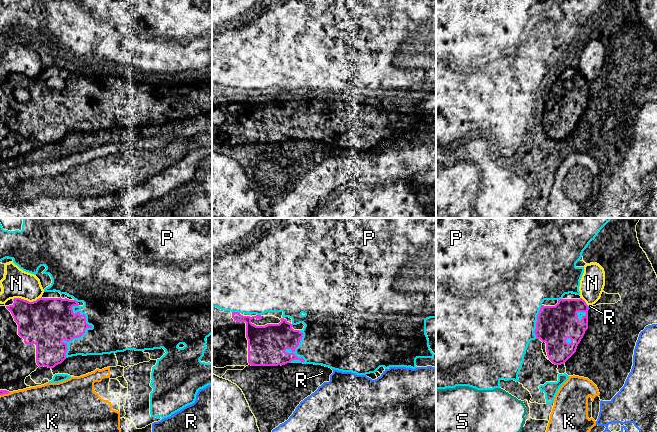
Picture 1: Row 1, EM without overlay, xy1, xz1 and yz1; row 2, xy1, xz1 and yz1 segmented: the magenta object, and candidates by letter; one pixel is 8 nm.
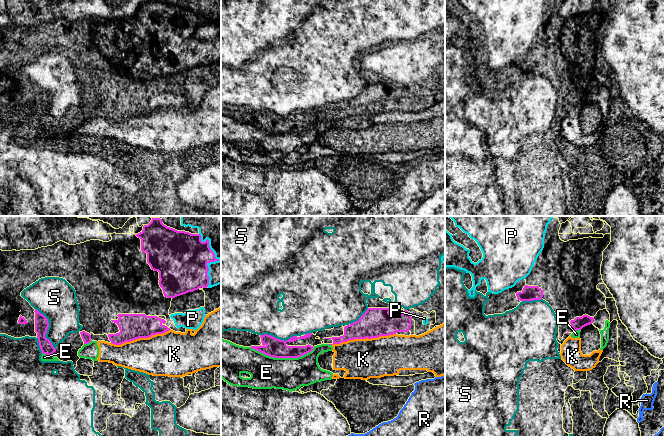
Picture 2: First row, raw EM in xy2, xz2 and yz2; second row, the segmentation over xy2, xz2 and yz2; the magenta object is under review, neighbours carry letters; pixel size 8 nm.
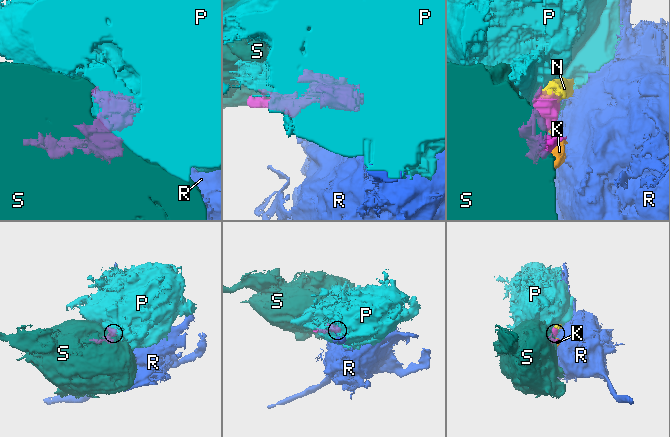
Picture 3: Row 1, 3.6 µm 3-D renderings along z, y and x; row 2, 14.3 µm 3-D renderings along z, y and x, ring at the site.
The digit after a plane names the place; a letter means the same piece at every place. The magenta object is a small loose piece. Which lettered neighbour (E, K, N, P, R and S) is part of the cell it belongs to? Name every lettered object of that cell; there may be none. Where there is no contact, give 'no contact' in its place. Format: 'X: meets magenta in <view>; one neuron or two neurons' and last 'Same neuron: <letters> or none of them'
E: meets magenta in xz2; two neurons
K: meets magenta in xz2; two neurons
N: meets magenta in xy1; two neurons
P: meets magenta in xy1; two neurons
R: meets magenta in yz1; two neurons
S: meets magenta in xy2; two neurons
Same neuron: none of them

